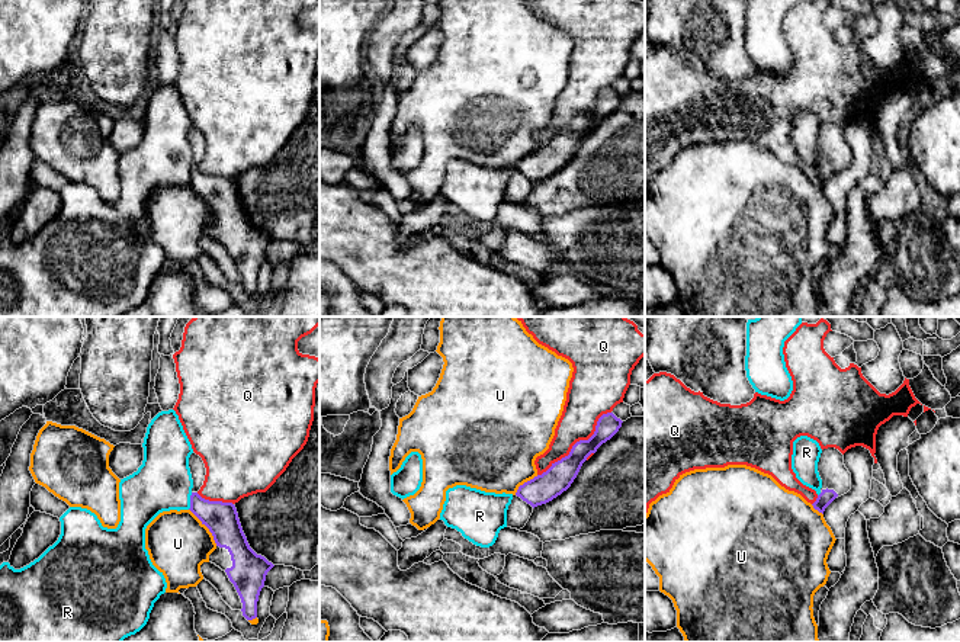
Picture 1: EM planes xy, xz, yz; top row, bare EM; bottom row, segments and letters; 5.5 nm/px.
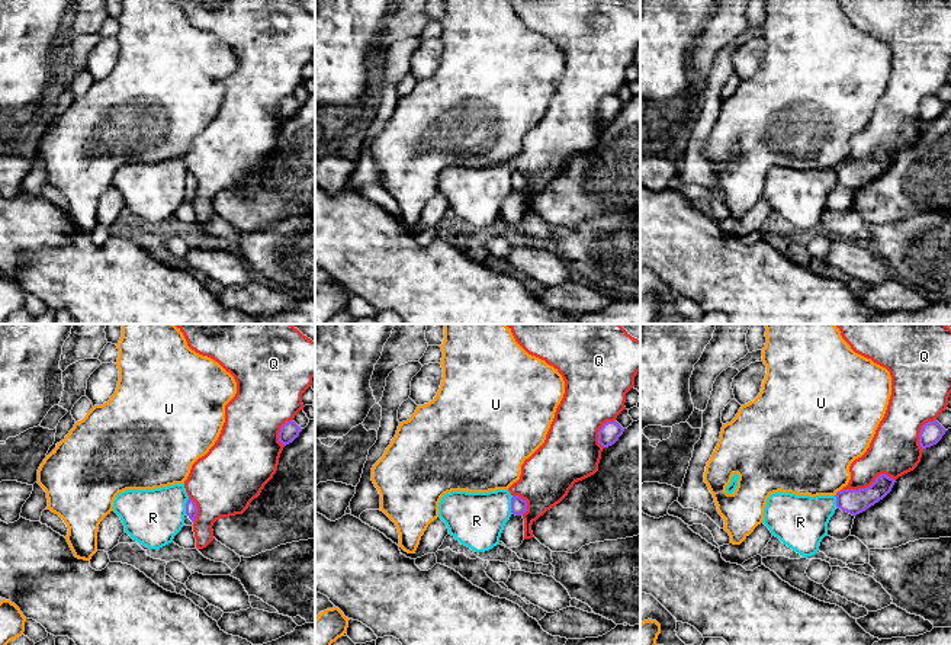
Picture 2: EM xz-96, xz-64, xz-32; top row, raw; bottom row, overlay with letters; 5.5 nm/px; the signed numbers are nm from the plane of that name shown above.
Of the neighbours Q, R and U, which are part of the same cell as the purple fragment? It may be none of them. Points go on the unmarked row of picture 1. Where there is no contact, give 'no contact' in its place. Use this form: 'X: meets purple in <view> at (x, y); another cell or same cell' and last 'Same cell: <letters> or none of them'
Q: meets purple in xz at (577, 116); another cell
R: meets purple in xy at (190, 176); another cell
U: meets purple in xy at (206, 201); another cell
Same cell: none of them

